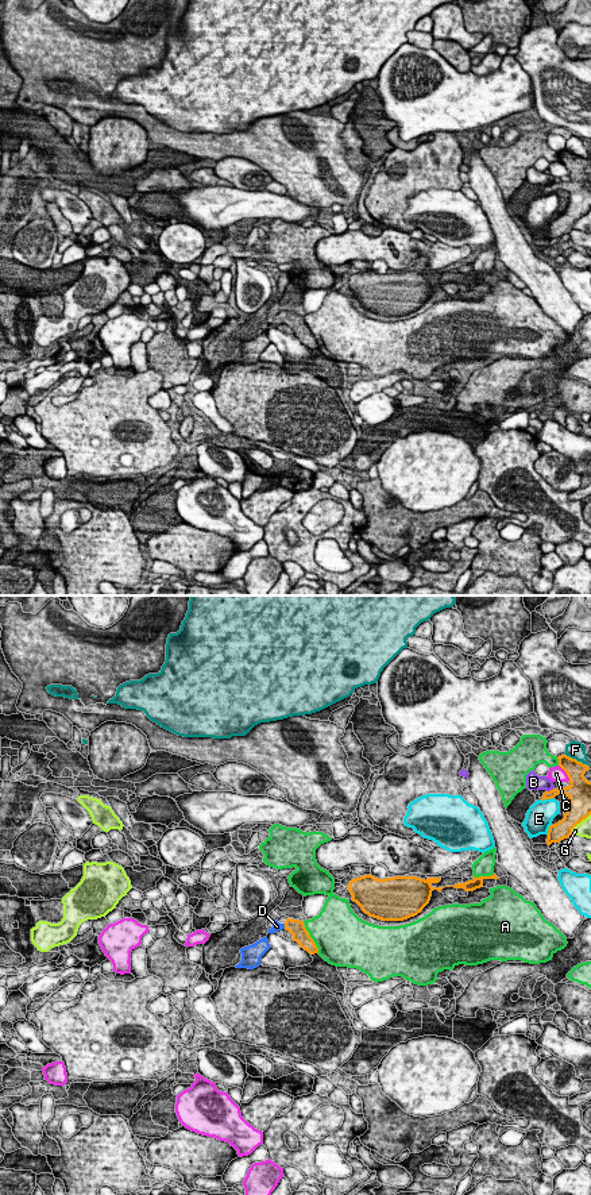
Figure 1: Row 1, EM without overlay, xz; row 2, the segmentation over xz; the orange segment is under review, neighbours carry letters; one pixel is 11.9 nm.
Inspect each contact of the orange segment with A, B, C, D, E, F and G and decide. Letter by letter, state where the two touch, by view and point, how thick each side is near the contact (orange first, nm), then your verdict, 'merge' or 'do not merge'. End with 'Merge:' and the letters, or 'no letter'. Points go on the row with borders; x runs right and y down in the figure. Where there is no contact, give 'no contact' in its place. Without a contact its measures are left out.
A: contact xz (311, 937); calibres 190 and 460 nm; do not merge
B: contact xz (551, 790); calibres 140 and 190 nm; do not merge
C: contact xz (566, 771); calibres 240 and 190 nm; do not merge
D: contact xz (285, 926); calibres 190 and 100 nm; merge
E: contact xz (547, 798); calibres 100 and 320 nm; do not merge
F: contact xz (576, 760); calibres 240 and 220 nm; do not merge
G: contact xz (579, 822); calibres 280 and 190 nm; do not merge
Merge: D

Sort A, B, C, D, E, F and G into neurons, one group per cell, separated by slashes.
A / B / C / D / E / F / G

